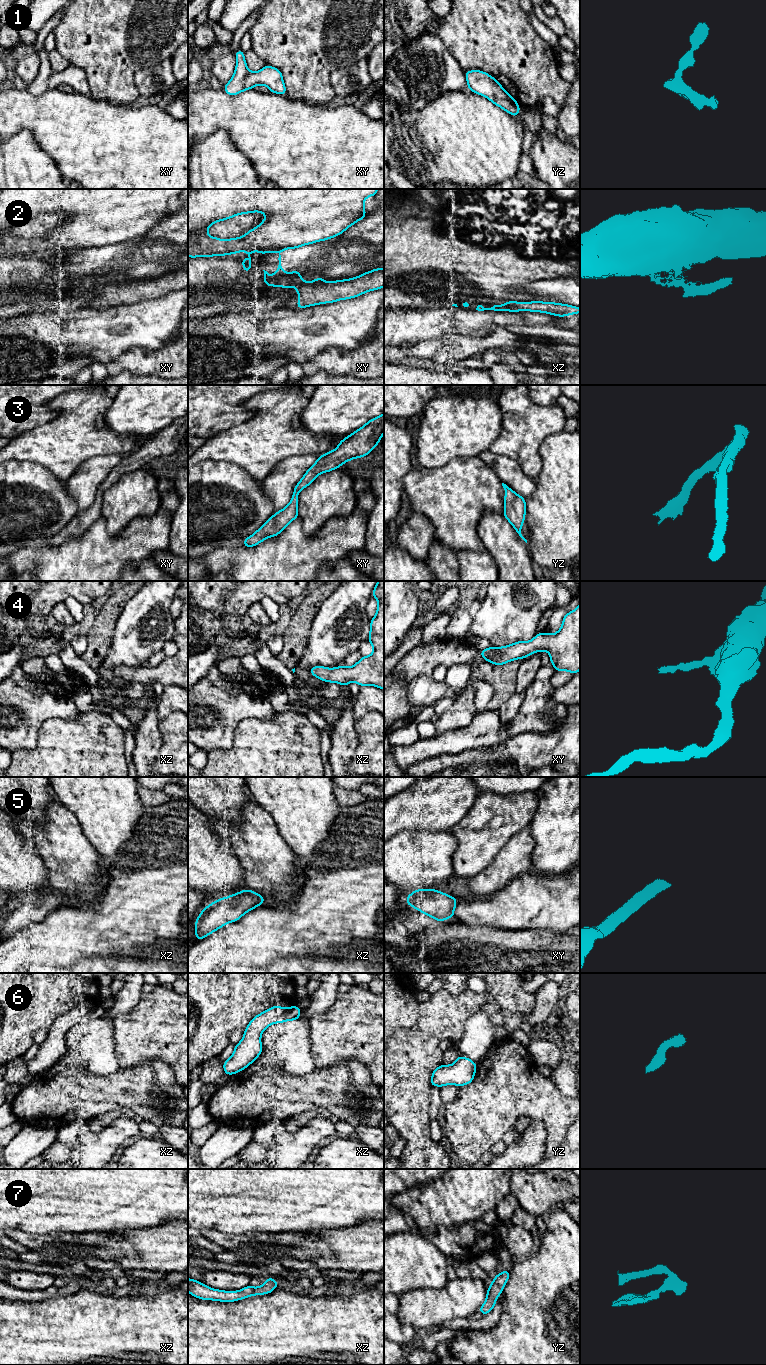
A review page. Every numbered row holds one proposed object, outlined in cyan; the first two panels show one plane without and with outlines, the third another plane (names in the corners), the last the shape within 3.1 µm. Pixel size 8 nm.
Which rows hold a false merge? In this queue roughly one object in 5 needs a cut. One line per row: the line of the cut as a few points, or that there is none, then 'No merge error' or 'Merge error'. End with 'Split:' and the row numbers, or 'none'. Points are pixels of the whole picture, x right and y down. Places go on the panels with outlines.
1: No split. No merge error
2: Split along xy (307, 283), (301, 283), (296, 287). Merge error
3: No split. No merge error
4: No split. No merge error
5: No split. No merge error
6: No split. No merge error
7: No split. No merge error
Split: 2

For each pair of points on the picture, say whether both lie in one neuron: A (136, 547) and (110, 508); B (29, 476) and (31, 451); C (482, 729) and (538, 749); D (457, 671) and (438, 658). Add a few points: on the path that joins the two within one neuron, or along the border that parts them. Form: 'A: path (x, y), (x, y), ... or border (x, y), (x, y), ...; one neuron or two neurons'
A: border (145, 517), (114, 535), (103, 518); two neurons
B: border (10, 459), (33, 461), (41, 464), (51, 472); two neurons
C: border (532, 732), (521, 732), (487, 747); two neurons
D: border (470, 664), (453, 664), (448, 668); two neurons

